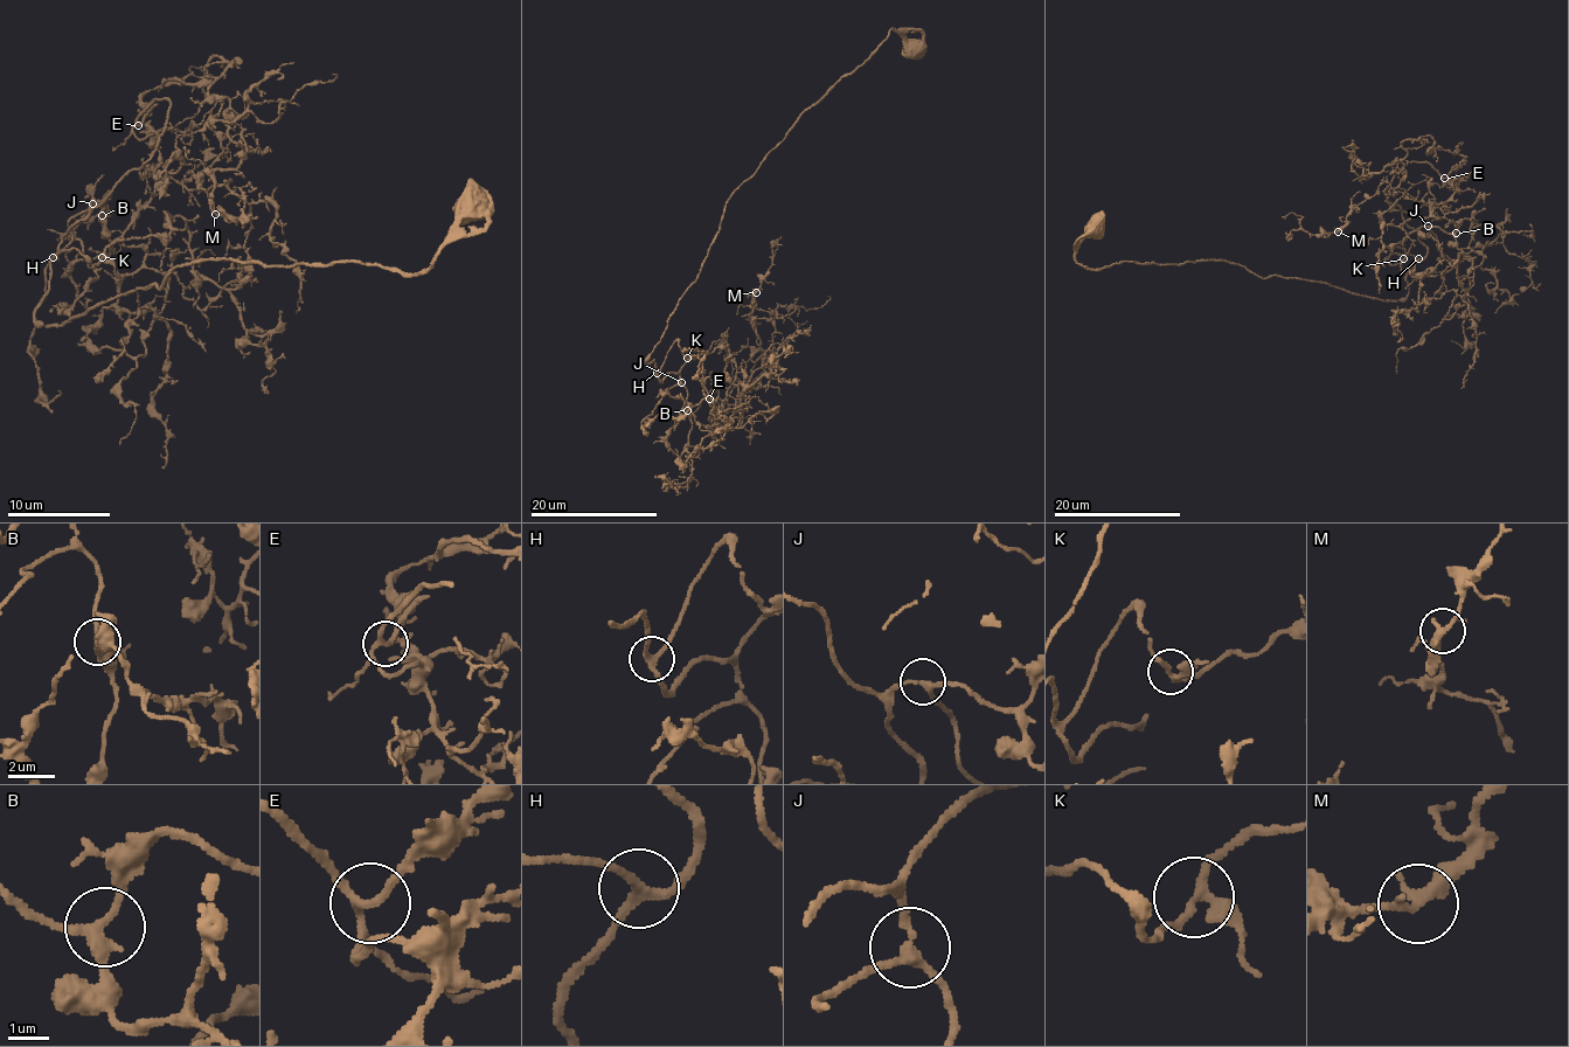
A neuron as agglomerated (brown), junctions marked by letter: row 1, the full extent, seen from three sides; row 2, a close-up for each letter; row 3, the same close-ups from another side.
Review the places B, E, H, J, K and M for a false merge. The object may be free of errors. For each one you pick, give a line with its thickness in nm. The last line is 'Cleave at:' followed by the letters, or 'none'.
Cleave at: none

